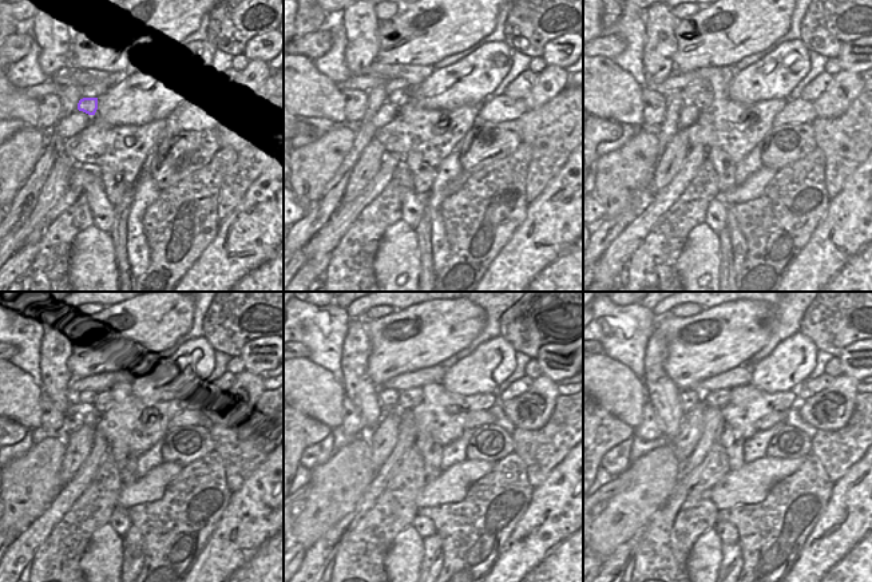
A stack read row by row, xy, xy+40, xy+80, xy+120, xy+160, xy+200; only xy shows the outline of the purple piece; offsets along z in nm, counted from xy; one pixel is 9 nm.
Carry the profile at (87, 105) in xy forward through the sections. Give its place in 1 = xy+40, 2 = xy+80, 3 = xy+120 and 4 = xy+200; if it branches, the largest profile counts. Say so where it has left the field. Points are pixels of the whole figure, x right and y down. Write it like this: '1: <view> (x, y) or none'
1: xy+40 (397, 99)
2: xy+80 (704, 99)
3: xy+120 (104, 400)
4: xy+200 (717, 399)

